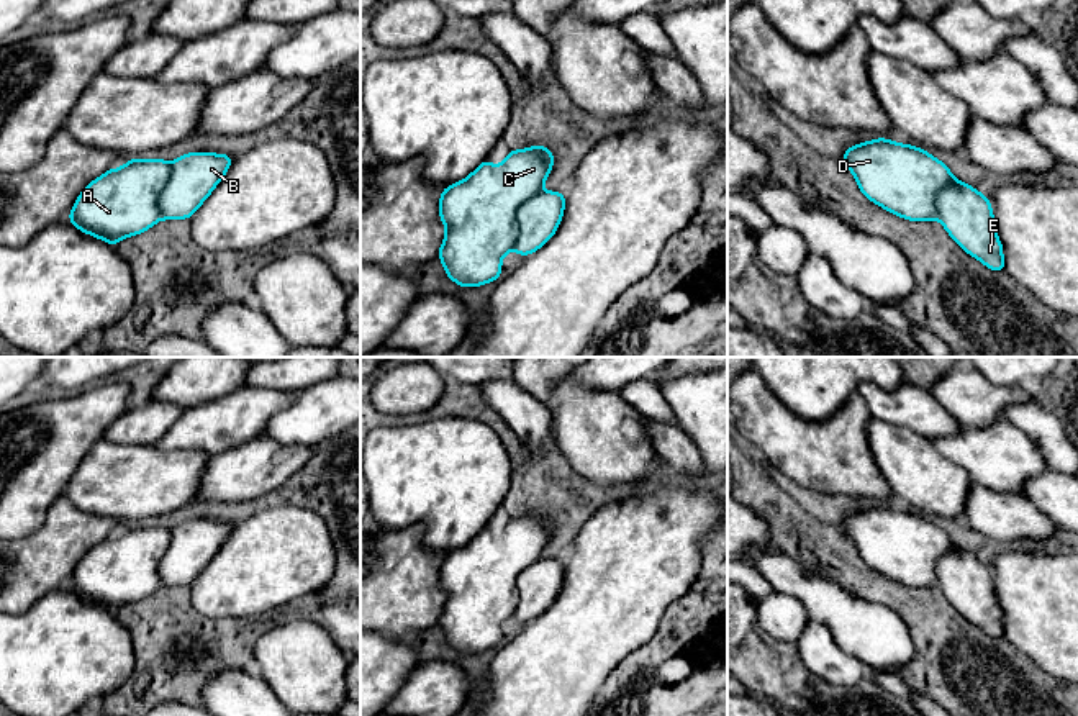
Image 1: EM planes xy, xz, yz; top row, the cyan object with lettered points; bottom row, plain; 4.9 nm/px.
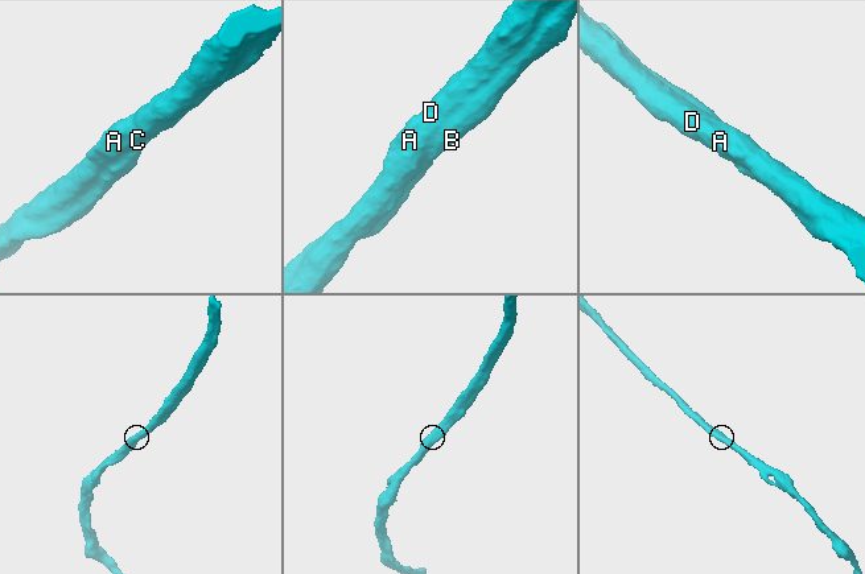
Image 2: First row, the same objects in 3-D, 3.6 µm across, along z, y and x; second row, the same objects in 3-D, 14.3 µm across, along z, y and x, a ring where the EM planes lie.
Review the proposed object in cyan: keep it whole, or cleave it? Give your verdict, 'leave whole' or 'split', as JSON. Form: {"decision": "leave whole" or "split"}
{"decision": "leave whole"}

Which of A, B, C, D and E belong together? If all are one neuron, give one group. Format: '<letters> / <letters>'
A B C D E

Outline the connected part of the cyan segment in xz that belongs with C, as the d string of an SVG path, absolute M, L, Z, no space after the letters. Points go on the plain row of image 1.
M531 513L528 516L510 518L500 532L493 532L488 526L485 526L467 546L457 551L452 551L442 557L441 565L439 565L439 583L441 583L441 588L446 591L446 605L437 619L437 624L444 631L446 641L451 647L454 647L460 654L478 654L478 652L498 647L501 644L501 626L505 624L506 619L514 616L523 624L529 623L539 614L542 614L554 603L564 583L565 562L562 559L542 557L542 551L549 544L549 539L552 534L554 534L552 518L544 513Z

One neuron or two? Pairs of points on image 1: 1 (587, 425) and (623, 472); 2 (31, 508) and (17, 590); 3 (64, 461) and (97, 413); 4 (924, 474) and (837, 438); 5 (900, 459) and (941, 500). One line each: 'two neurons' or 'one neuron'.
1: one neuron
2: two neurons
3: one neuron
4: two neurons
5: one neuron

